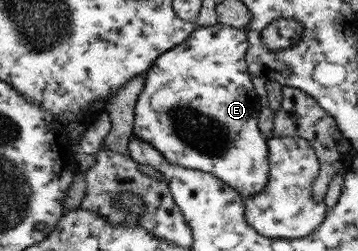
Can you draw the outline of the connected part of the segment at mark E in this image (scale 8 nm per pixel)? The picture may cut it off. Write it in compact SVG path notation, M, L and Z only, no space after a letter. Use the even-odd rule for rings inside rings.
M225 23L199 26L185 42L175 46L148 70L147 85L139 100L134 135L154 143L161 154L179 167L210 172L233 187L242 198L266 190L270 178L270 151L267 139L257 127L260 100L247 73L245 51L249 51L247 31ZM161 89L175 89L175 95L155 95Z

